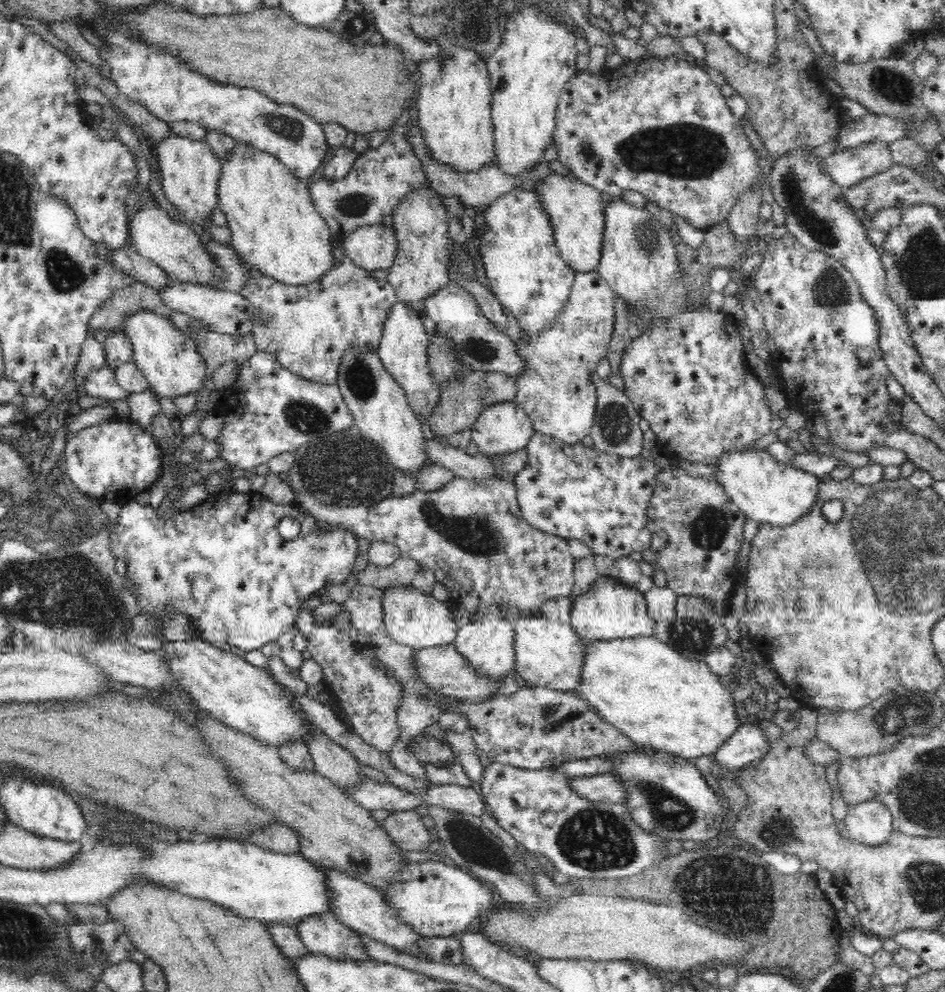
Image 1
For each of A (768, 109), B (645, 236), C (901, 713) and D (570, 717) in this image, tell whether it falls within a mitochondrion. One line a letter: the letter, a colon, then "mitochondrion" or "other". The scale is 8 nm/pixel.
A: other
B: mitochondrion
C: mitochondrion
D: other

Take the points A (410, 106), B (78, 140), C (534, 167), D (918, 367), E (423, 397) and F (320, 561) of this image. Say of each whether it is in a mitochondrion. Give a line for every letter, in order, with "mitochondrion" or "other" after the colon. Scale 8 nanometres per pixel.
A: other
B: other
C: other
D: other
E: other
F: other

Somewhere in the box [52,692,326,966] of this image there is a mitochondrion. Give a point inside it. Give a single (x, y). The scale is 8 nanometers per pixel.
(95, 955)

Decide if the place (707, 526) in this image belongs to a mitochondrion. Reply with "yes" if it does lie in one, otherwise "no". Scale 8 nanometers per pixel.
yes

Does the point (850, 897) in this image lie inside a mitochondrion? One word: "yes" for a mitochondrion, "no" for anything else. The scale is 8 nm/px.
no

